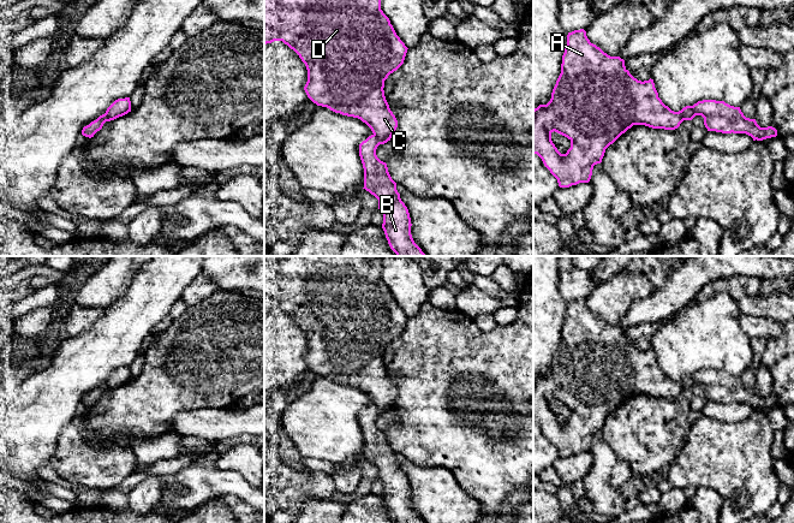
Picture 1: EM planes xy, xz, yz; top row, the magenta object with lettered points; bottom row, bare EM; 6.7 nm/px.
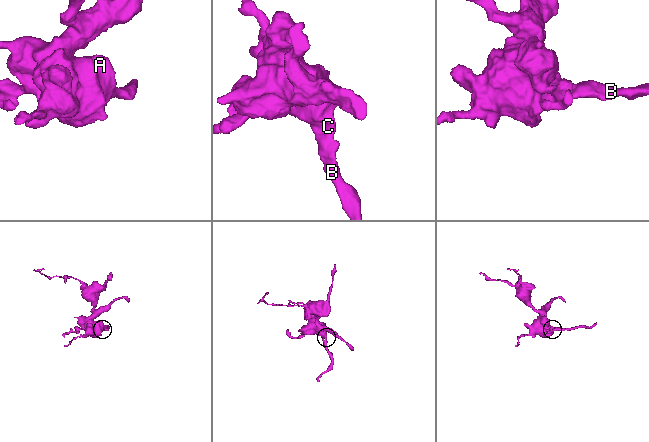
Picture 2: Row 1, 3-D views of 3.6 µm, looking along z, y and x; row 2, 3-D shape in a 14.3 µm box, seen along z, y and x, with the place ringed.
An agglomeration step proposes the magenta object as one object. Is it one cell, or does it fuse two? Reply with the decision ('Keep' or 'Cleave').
Keep

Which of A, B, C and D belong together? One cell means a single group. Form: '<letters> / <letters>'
A B C D

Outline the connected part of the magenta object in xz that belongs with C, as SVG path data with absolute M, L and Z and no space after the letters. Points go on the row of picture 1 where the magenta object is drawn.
M264 0L264 44L274 41L282 41L305 64L308 82L304 90L314 103L358 118L371 129L372 135L359 144L364 168L363 189L378 200L378 209L383 214L382 228L396 256L426 256L412 238L410 213L400 198L396 183L392 179L387 164L376 155L377 147L390 141L398 127L398 120L384 96L384 81L404 64L408 49L381 10L381 0Z

